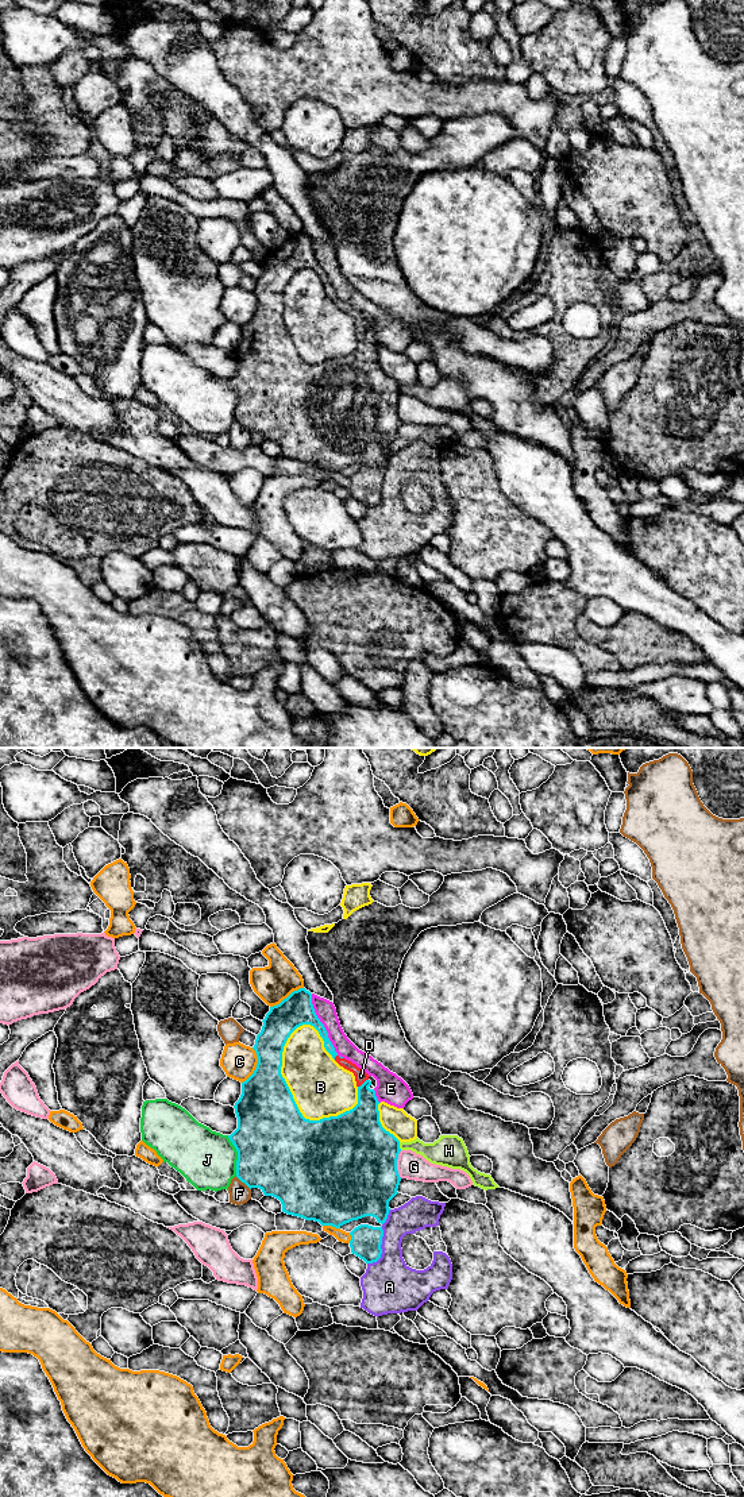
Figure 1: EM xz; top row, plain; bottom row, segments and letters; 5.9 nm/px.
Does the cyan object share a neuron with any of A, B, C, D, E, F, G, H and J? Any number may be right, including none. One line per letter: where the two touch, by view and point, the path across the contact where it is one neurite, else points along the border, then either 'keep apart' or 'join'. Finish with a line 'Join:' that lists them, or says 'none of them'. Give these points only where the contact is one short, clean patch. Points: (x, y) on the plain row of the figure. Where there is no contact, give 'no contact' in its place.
A: contact xz (381, 483); keep apart
B: contact xz (290, 338); keep apart
C: contact xz (257, 309); keep apart
D: contact xz (363, 327); join
E: contact xz (323, 270); keep apart
F: contact xz (243, 425); keep apart
G: contact xz (396, 408); keep apart
H: contact xz (399, 390); keep apart
J: contact xz (238, 400); keep apart
Join: D

